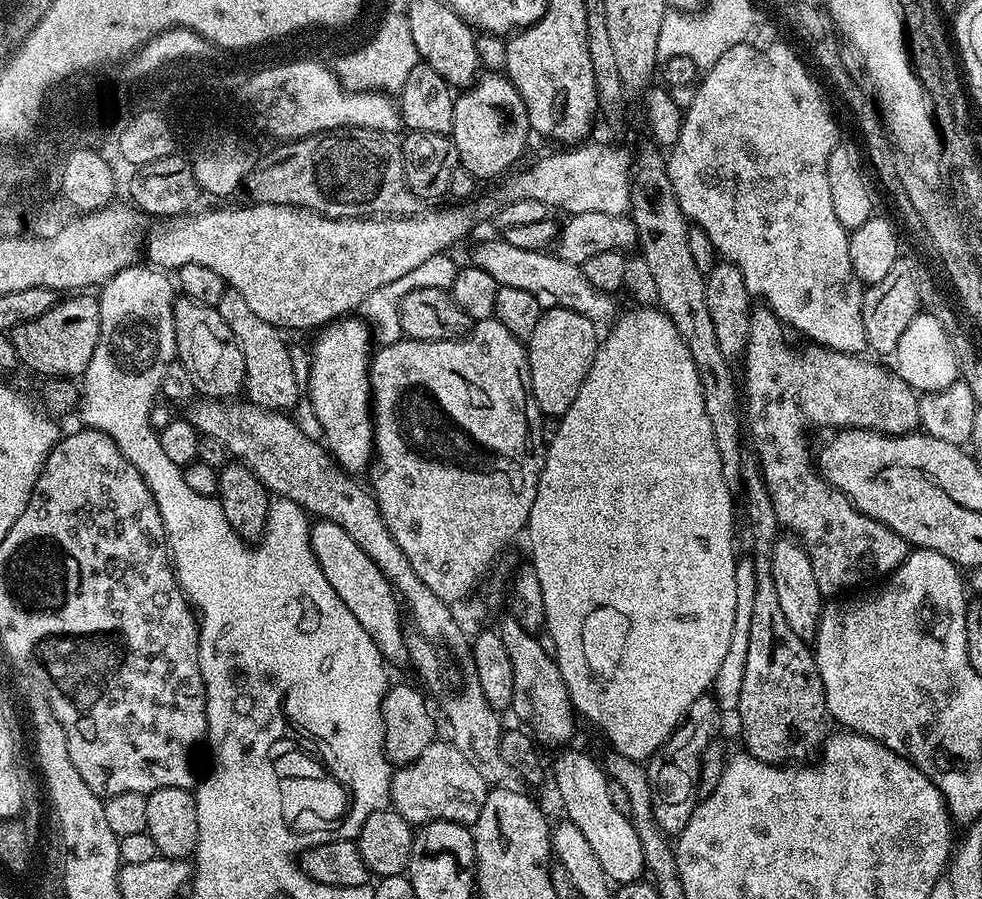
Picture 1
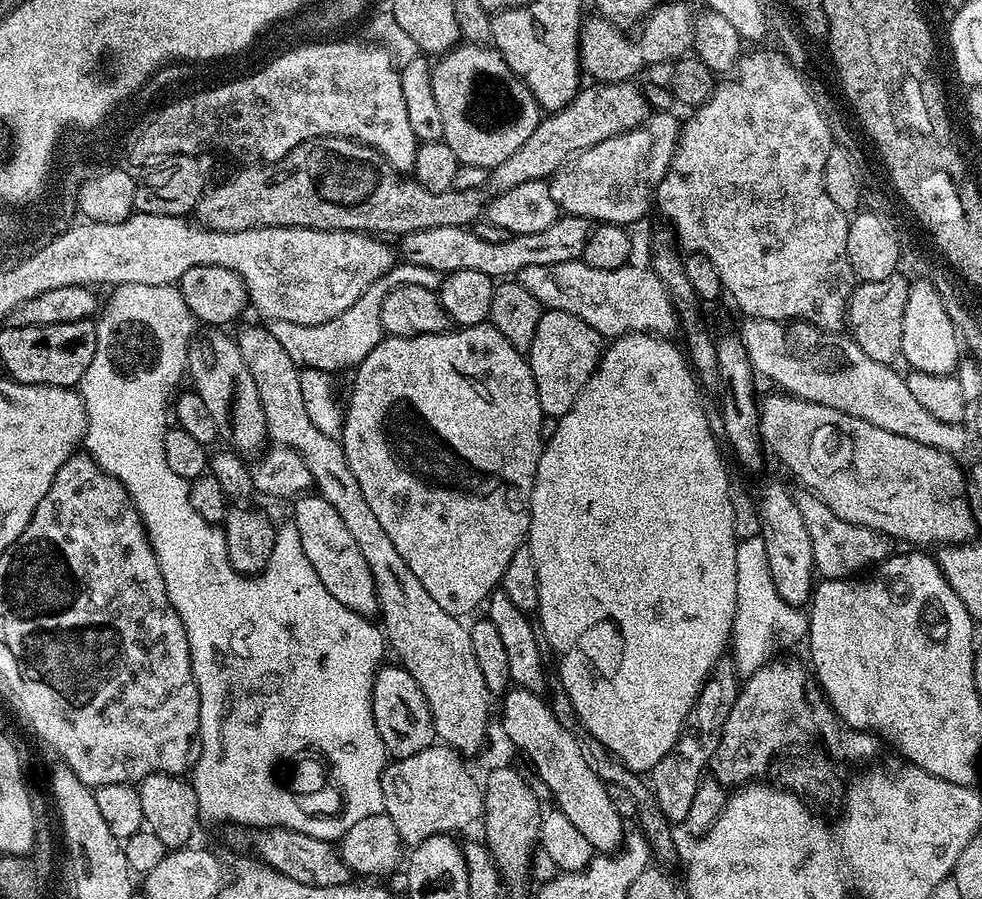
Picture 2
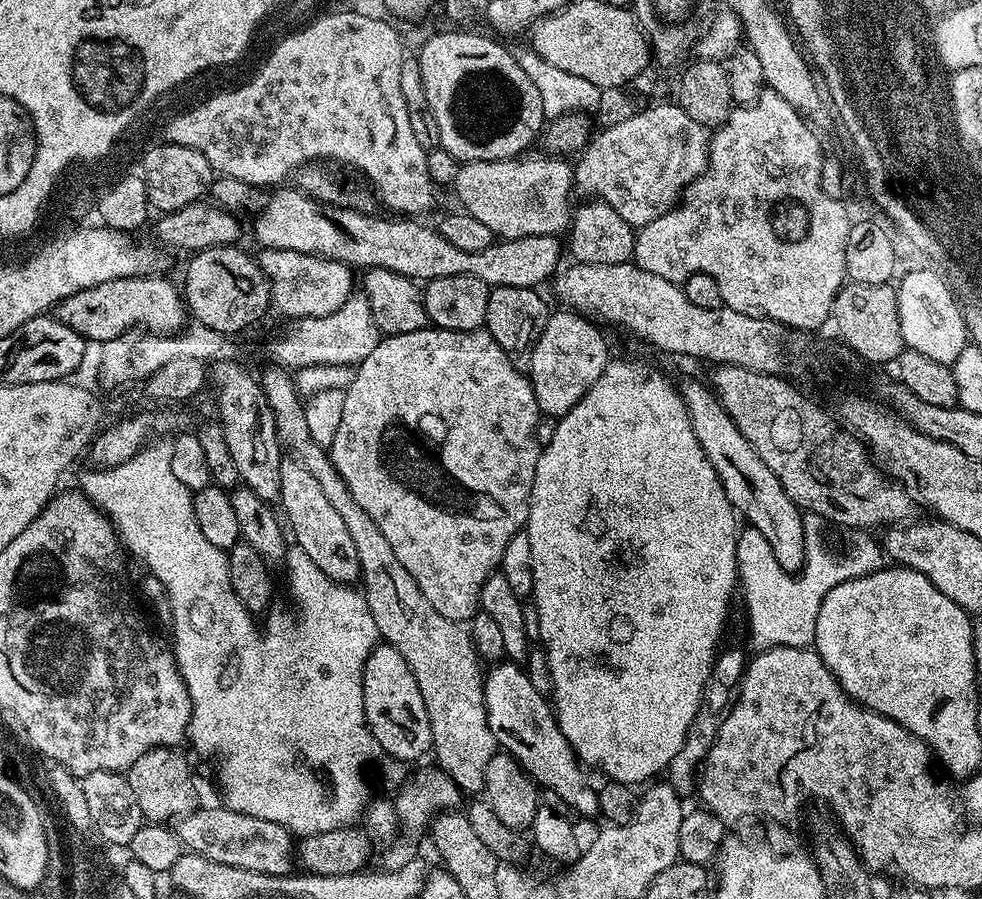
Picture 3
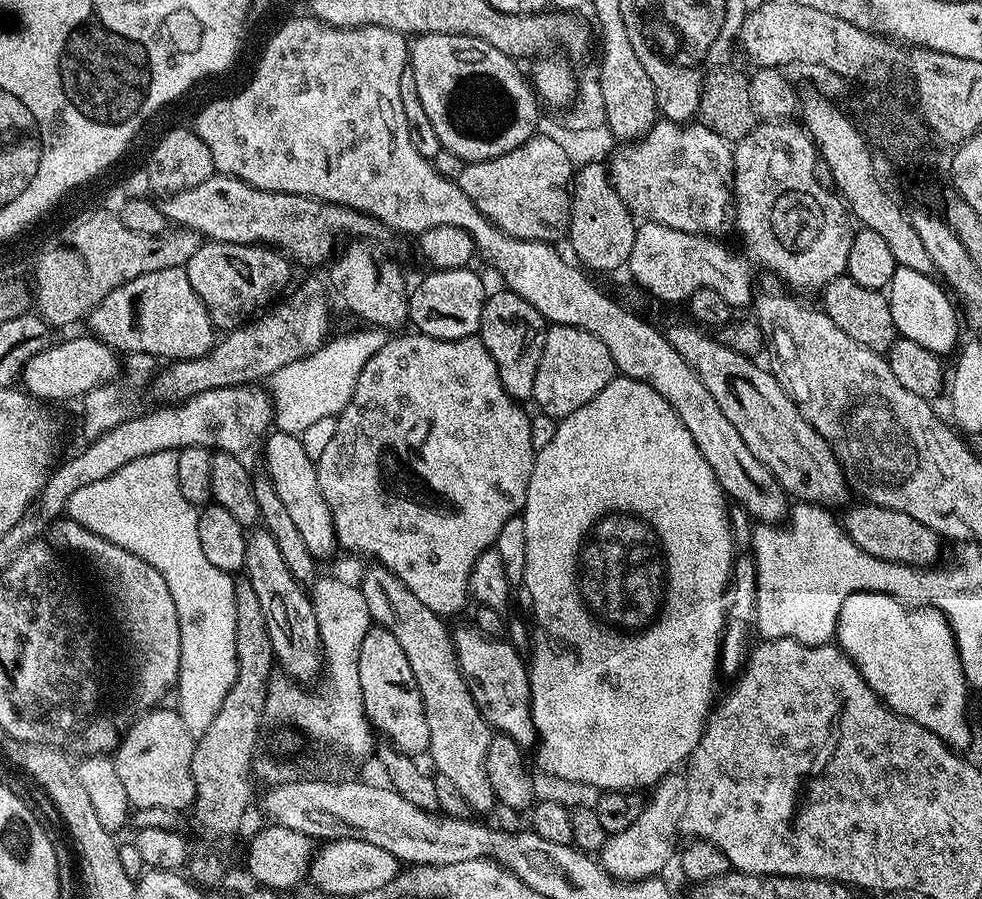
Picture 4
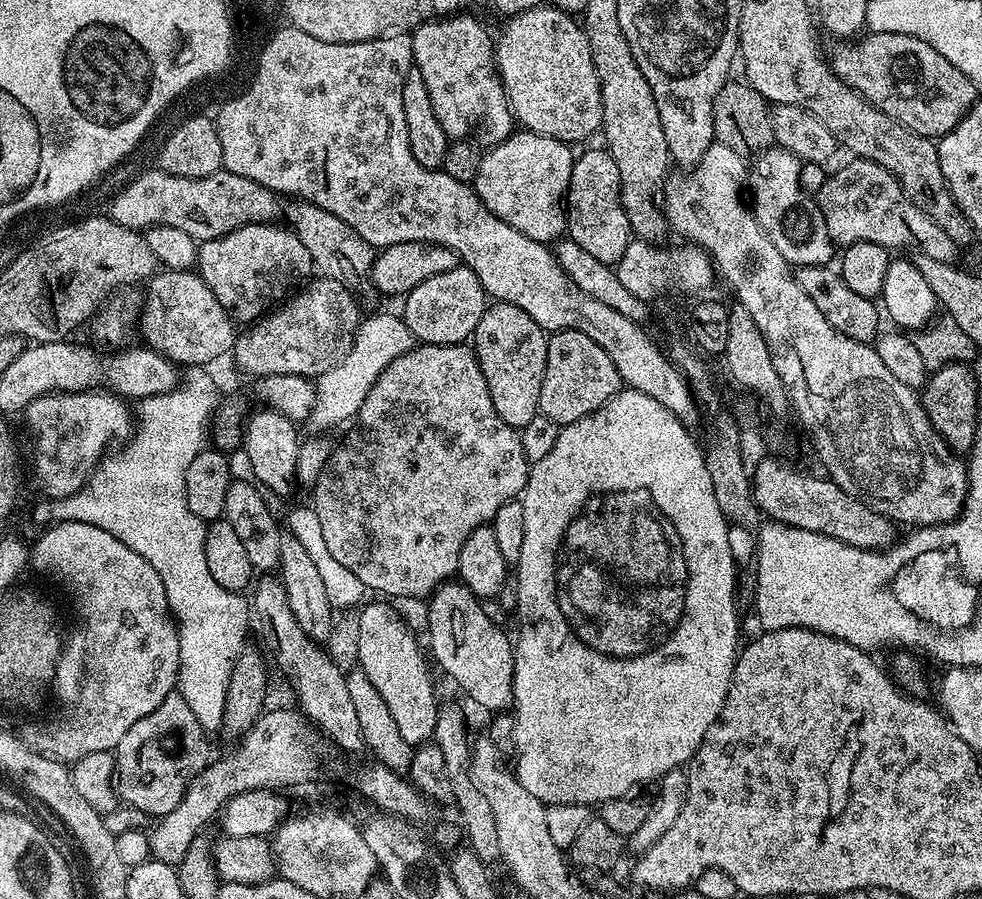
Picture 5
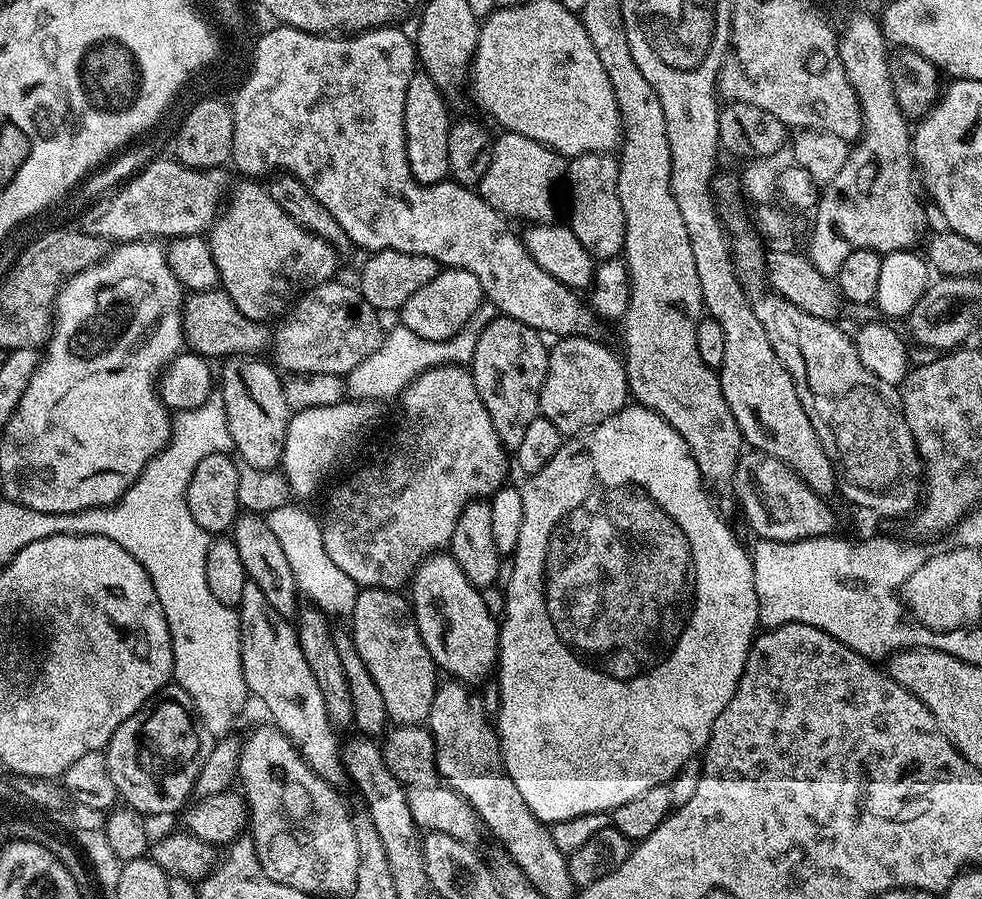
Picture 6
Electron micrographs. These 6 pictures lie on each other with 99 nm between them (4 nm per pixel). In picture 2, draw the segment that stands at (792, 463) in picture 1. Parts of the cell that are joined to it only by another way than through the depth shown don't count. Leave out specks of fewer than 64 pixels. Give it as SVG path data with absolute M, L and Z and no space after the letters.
M797 491L795 498L802 522L806 522L806 530L810 534L810 546L814 546L816 572L823 579L847 580L888 559L889 537L838 518L834 510L830 510L830 506L826 506L826 502L822 502L812 492Z

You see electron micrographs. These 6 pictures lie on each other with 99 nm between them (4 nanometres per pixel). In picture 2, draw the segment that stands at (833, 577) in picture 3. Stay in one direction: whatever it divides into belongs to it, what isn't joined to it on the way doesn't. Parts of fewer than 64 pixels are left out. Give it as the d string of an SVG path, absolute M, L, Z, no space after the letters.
M752 534L739 541L734 554L734 574L738 582L736 613L730 637L730 656L736 663L735 675L747 678L758 671L763 664L773 659L776 648L776 628L784 628L784 640L796 644L808 635L808 617L803 611L782 600L774 590L774 578L770 578L770 562L766 562L766 546L759 534Z

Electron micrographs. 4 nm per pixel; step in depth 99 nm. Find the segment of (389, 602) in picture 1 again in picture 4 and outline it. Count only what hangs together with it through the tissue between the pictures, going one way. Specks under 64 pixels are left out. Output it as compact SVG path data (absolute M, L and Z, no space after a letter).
M279 430L267 433L264 444L264 464L266 474L274 482L274 490L278 490L278 498L282 498L282 506L290 513L290 519L306 542L306 550L317 558L328 556L337 551L336 531L330 514L330 506L326 506L326 498L322 498L322 490L318 486L318 474L313 453L304 449L300 436L291 436Z

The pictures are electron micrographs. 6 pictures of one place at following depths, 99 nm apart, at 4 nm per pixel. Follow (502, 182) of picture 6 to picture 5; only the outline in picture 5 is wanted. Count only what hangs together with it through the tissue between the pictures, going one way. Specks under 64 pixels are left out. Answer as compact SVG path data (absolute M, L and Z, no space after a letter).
M527 130L513 131L501 144L495 144L481 155L474 181L478 198L486 206L486 210L490 210L490 214L502 218L506 226L514 226L518 234L526 234L526 238L536 240L539 244L551 245L566 232L566 197L574 159L574 152L568 148L571 147L563 140Z

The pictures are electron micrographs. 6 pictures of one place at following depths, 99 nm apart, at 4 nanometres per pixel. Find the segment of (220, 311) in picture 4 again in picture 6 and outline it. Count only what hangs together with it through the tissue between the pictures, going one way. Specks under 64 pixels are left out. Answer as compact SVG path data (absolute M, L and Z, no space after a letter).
M252 178L241 181L237 188L235 185L231 189L226 207L207 233L206 239L220 275L219 287L231 298L234 306L238 306L238 310L242 310L246 318L272 322L272 319L275 321L283 317L305 292L317 288L320 284L329 283L335 277L332 275L336 272L338 252L322 238L298 226L298 222L294 222L294 218L290 218L286 210L282 210L282 206L274 202L274 198L270 198L267 187L260 185L259 188L256 185L259 183Z

